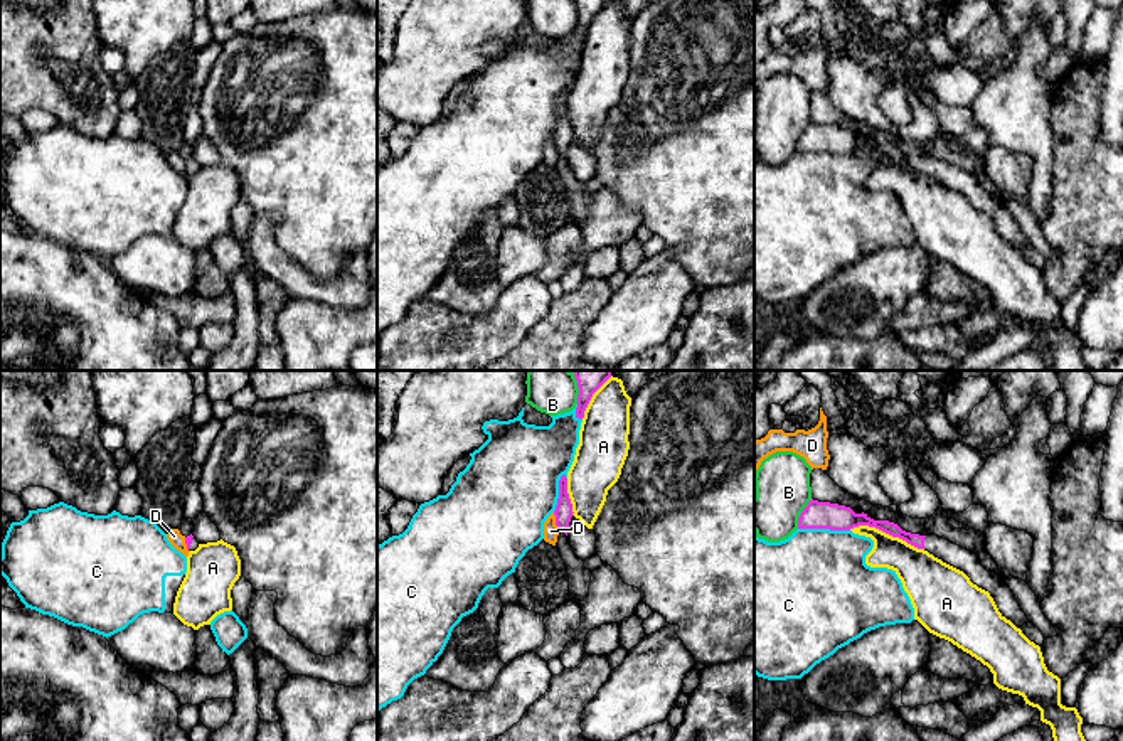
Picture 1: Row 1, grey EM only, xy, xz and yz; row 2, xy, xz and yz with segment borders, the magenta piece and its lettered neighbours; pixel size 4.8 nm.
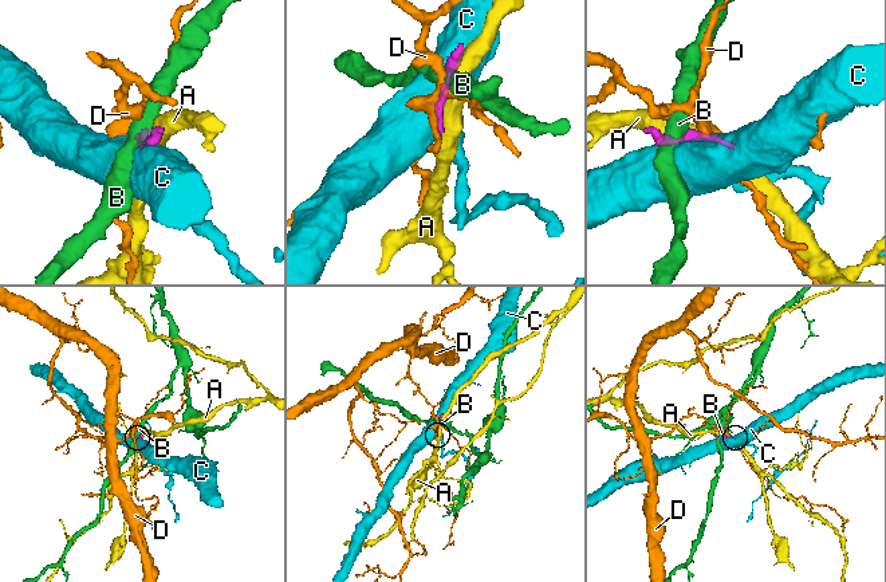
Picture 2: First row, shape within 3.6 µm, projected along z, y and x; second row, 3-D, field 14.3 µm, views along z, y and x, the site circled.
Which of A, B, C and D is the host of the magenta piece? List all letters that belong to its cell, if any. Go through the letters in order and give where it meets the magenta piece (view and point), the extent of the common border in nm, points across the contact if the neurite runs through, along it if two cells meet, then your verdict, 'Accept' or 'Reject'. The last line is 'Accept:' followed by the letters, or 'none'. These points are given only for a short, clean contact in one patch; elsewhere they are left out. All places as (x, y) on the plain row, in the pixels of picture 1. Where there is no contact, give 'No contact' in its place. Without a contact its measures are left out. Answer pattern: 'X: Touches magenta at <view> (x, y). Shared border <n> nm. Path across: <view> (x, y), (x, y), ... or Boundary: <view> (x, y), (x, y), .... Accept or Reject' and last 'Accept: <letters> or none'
A: Touches magenta at yz (886, 155). Shared border 380 nm. Reject
B: Touches magenta at yz (800, 137). Shared border 160 nm. Boundary: yz (812, 122), (800, 137), (797, 150). Reject
C: Touches magenta at yz (824, 150). Shared border 240 nm. Reject
D: Touches magenta at xz (556, 145). Shared border 100 nm. Boundary: xz (553, 135), (559, 154). Reject
Accept: none

